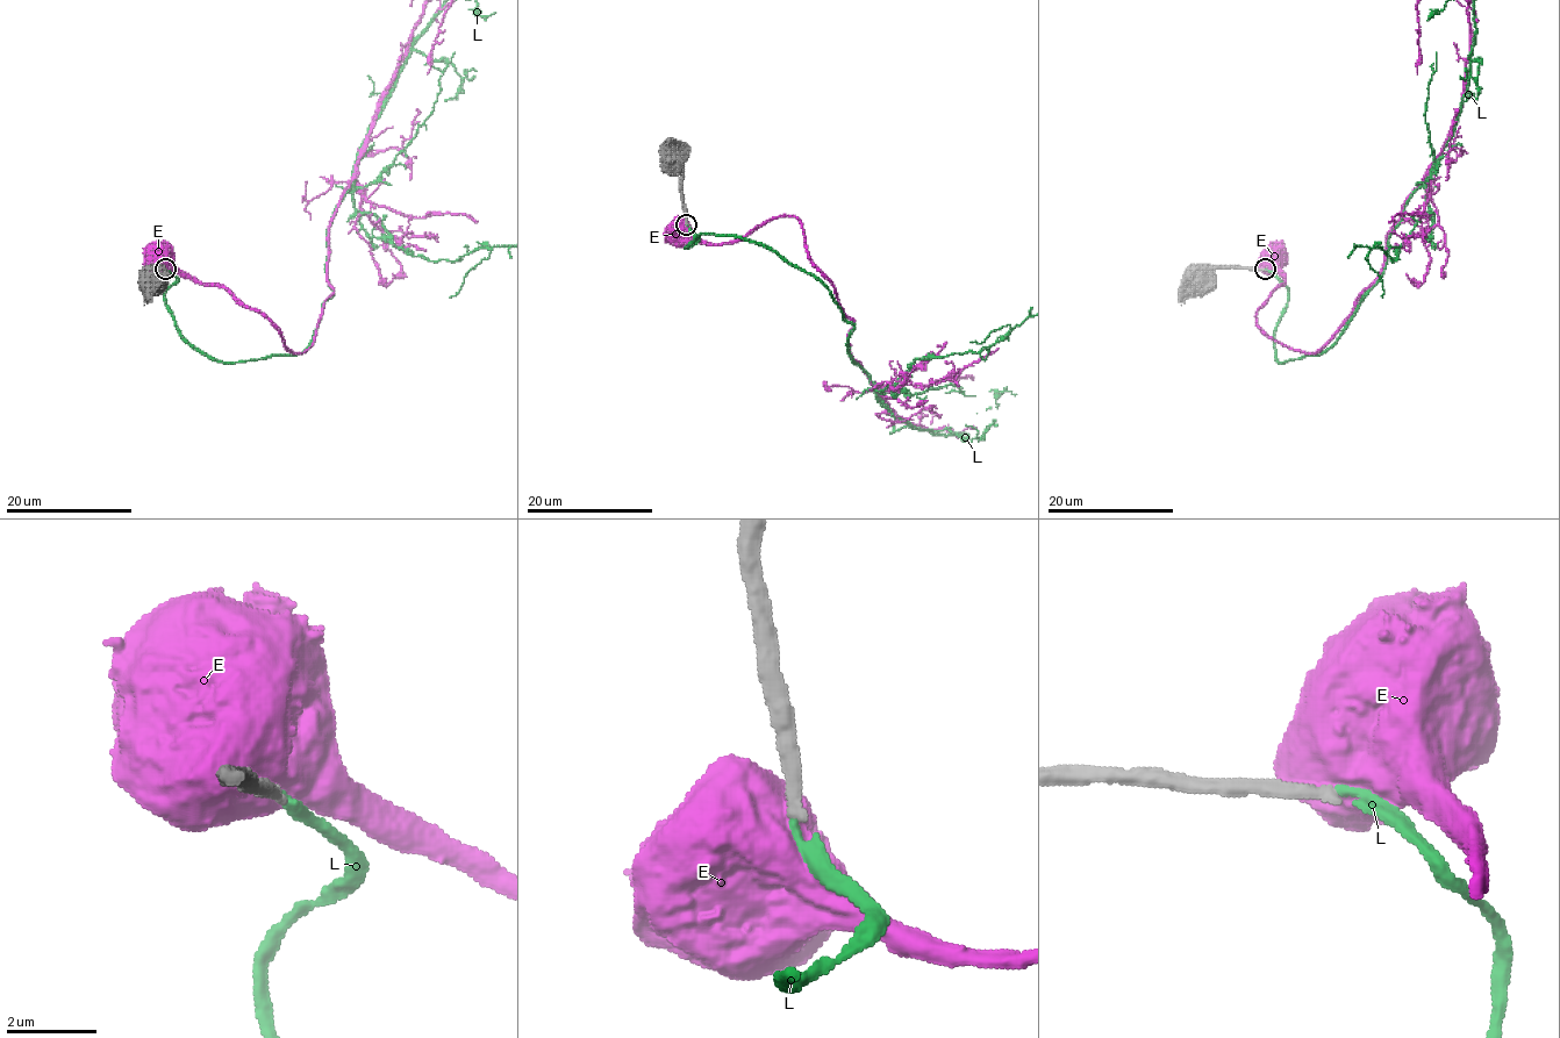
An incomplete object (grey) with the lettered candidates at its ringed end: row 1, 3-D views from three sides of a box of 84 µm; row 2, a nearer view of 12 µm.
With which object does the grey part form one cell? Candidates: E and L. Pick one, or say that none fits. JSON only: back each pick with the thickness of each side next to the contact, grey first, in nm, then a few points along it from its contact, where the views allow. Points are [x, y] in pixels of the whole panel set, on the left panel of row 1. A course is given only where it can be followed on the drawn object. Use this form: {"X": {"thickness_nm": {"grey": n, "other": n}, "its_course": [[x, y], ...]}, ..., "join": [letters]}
{"L": {"thickness_nm": {"grey": 300, "other": 180}}, "join": ["L"]}

